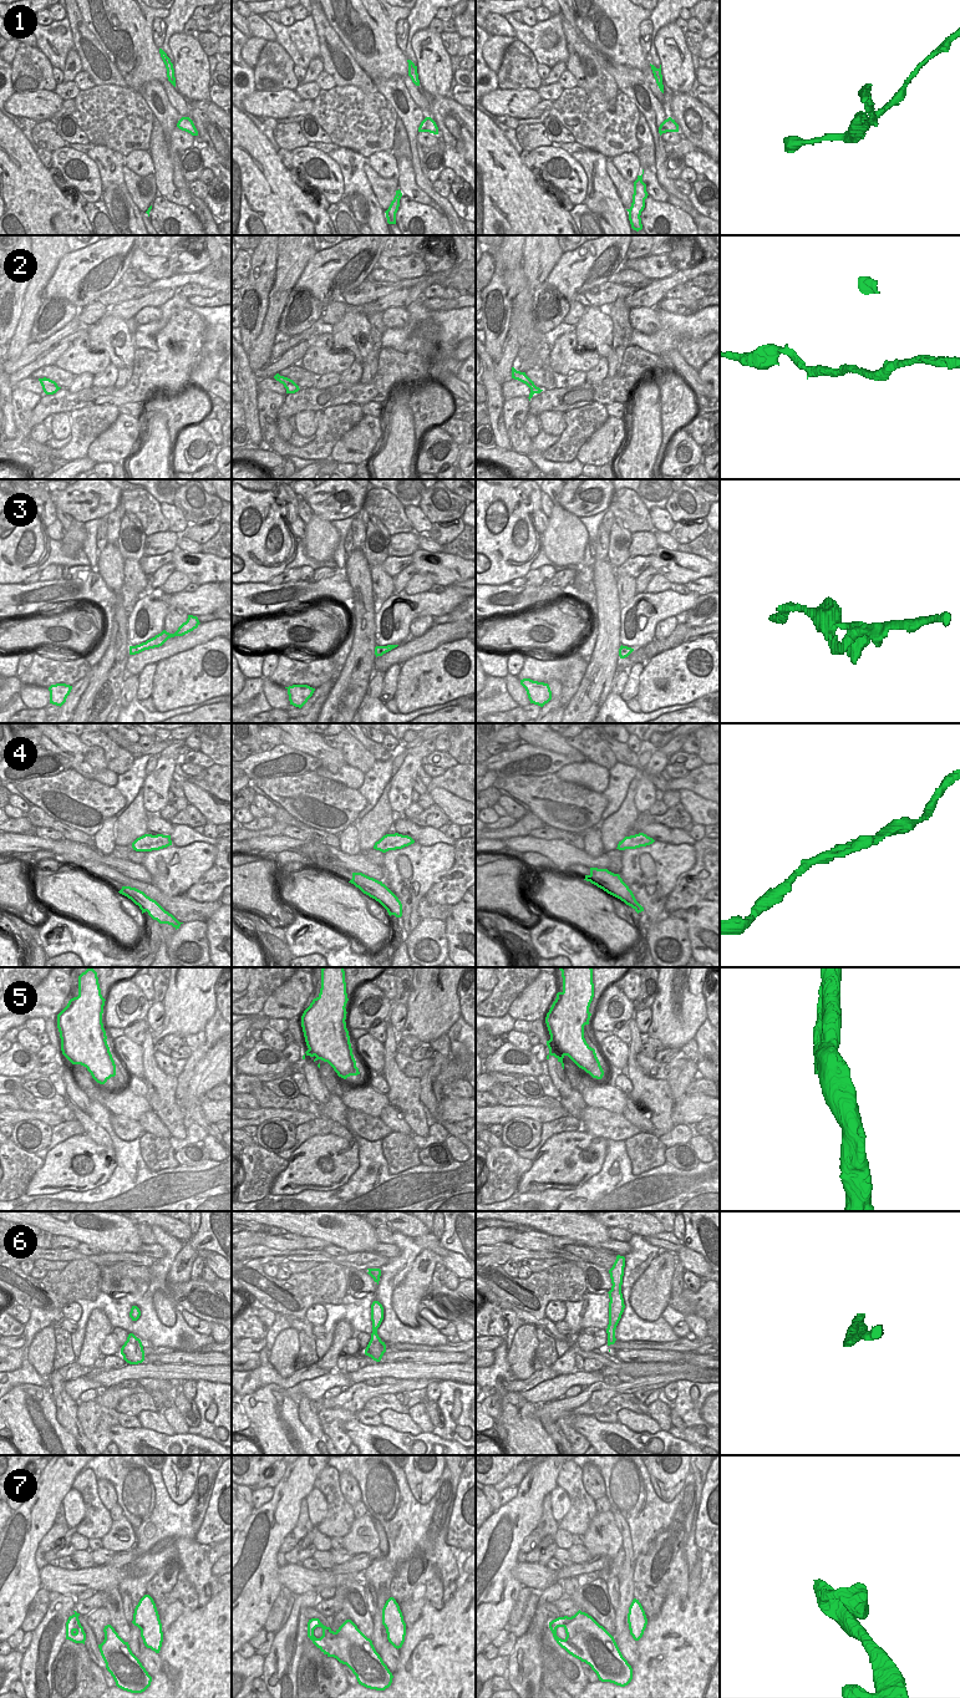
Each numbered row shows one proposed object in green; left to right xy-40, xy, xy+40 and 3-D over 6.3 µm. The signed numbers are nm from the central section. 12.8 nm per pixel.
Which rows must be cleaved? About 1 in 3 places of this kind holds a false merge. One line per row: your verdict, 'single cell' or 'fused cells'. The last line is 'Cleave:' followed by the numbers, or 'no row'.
1: single cell
2: single cell
3: single cell
4: fused cells
5: single cell
6: single cell
7: single cell
Cleave: 4

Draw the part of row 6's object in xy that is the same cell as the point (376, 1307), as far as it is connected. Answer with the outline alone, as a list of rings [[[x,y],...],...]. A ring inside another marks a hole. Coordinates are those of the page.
[[[374,1301],[371,1305],[372,1333],[371,1339],[365,1349],[365,1354],[376,1362],[380,1362],[384,1353],[386,1352],[386,1344],[377,1334],[377,1328],[380,1327],[382,1320],[384,1307],[379,1301]]]

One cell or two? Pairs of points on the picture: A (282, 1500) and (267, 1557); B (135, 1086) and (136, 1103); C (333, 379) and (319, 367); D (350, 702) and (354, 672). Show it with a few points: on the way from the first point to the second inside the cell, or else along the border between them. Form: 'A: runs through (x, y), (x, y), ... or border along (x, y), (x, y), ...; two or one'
A: runs through (280, 1514), (278, 1523), (270, 1531), (268, 1544); one
B: border along (123, 1083), (143, 1097); two
C: border along (340, 374), (326, 372), (320, 376); two
D: runs through (350, 695), (352, 680); one

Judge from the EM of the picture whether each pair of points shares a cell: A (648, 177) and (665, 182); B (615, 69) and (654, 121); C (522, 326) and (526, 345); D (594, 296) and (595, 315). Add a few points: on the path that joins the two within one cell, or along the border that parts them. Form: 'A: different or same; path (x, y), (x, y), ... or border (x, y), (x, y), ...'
A: different; border (654, 167), (656, 181), (669, 193)
B: same; path (628, 81), (631, 85), (635, 100), (643, 108)
C: same; path (526, 331), (526, 340)
D: different; border (590, 305), (605, 309)

